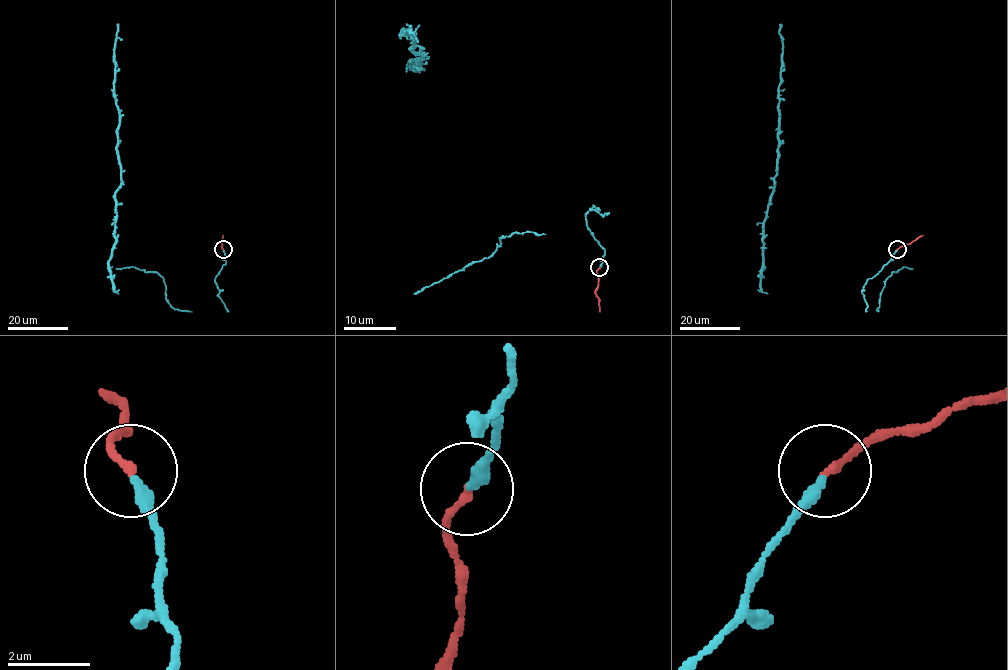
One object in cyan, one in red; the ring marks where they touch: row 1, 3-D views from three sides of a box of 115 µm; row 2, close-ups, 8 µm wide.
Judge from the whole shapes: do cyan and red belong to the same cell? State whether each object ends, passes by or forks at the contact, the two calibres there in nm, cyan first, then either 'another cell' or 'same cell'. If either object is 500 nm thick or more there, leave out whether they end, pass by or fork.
cyan ends | red ends | 280/180 nm | same cell

